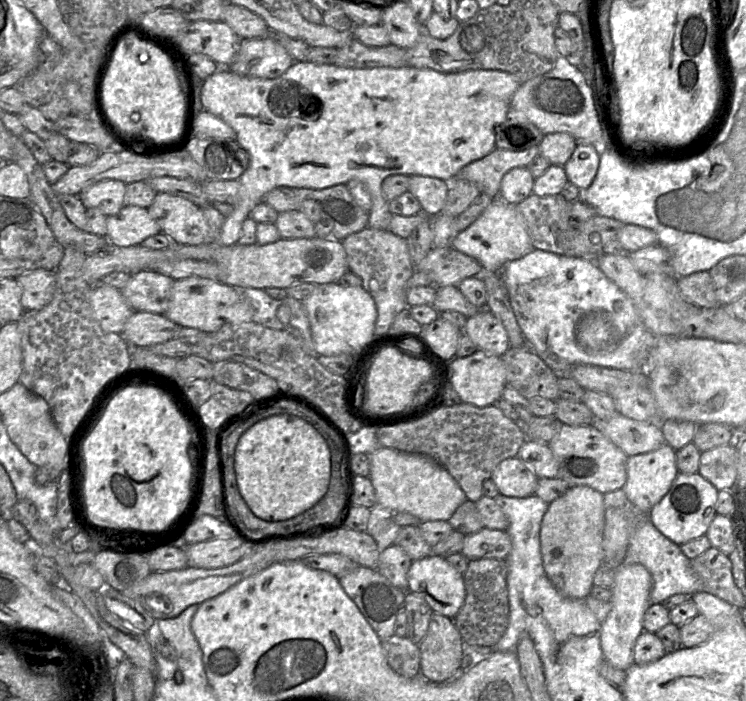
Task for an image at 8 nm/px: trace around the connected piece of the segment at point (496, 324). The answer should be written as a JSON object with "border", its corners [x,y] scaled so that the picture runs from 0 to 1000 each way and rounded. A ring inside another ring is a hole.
{"border":[[[653,439],[626,454],[621,469],[641,499],[673,509],[684,496],[682,479],[670,456]]]}

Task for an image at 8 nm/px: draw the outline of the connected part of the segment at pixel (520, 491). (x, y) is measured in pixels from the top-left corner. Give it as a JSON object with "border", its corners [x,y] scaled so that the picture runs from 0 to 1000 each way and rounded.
{"border":[[[694,650],[672,658],[661,670],[658,683],[669,703],[684,709],[708,709],[717,705],[723,680]]]}

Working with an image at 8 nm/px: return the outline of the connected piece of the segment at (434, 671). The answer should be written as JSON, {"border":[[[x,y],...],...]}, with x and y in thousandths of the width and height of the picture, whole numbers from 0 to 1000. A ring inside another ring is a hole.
{"border":[[[580,872],[563,920],[563,964],[601,973],[618,957],[622,917],[607,883]]]}

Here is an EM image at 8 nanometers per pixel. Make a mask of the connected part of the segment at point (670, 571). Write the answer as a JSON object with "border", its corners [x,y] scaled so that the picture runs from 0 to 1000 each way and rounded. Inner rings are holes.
{"border":[[[870,736],[846,765],[834,805],[851,803],[862,806],[874,822],[871,862],[890,860],[905,847],[946,845],[945,830],[930,816],[926,799],[914,787],[913,779],[889,763],[870,742]]]}

